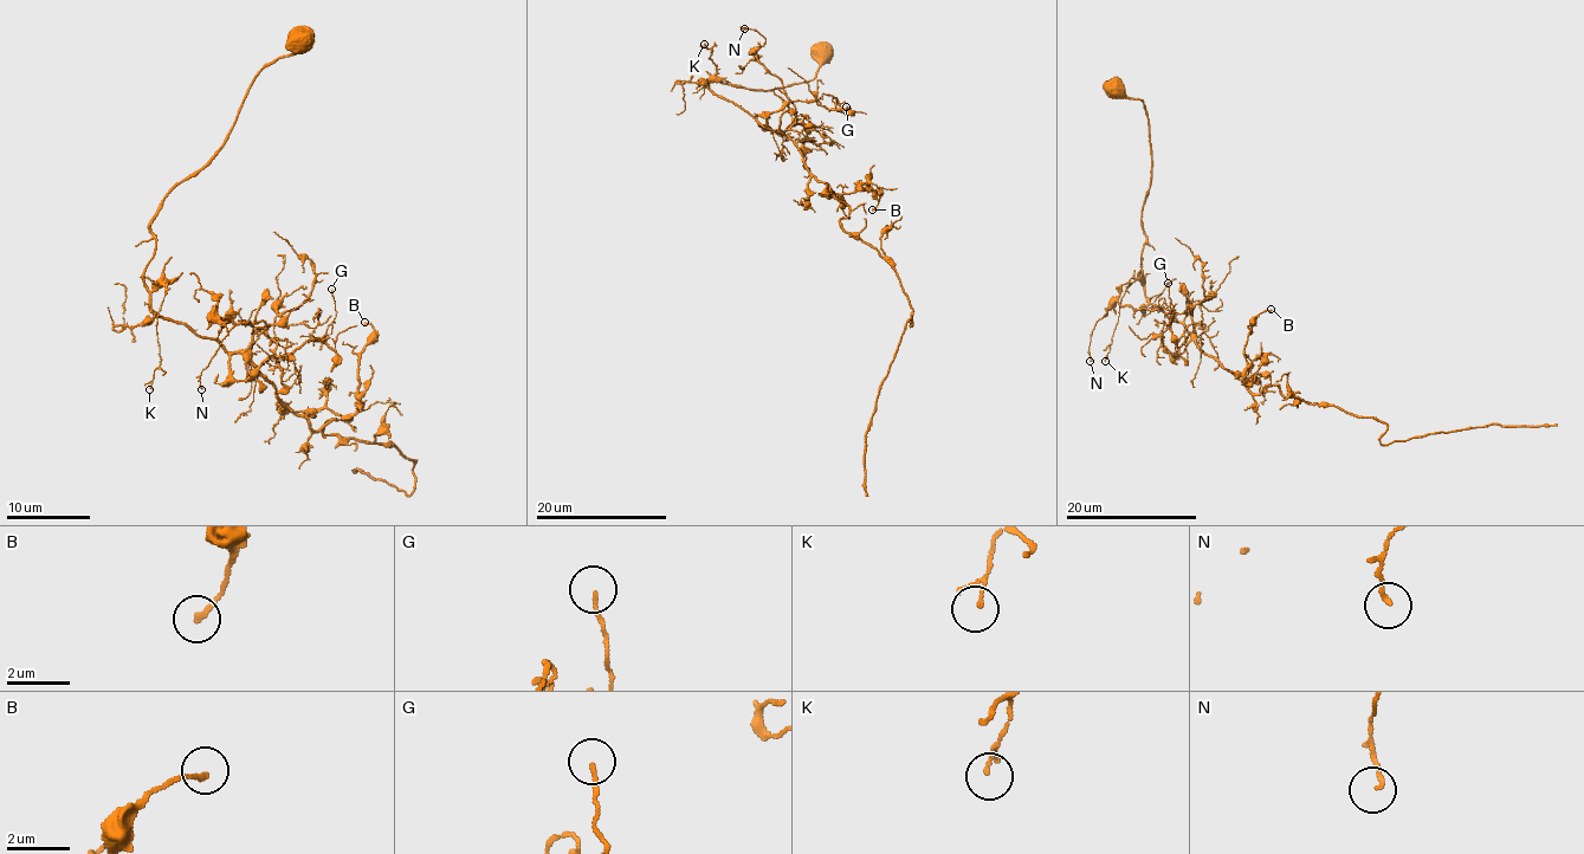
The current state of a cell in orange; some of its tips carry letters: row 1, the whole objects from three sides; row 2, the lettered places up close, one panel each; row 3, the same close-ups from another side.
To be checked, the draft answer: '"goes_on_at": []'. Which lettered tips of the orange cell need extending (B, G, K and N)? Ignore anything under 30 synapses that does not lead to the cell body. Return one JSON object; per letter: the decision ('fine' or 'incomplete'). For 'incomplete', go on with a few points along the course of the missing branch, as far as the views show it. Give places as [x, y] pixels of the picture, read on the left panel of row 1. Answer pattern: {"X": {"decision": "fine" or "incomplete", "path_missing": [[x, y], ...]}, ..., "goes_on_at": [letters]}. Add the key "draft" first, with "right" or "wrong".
{"draft": "right", "B": {"decision": "fine"}, "G": {"decision": "fine"}, "K": {"decision": "fine"}, "N": {"decision": "fine"}, "goes_on_at": []}

